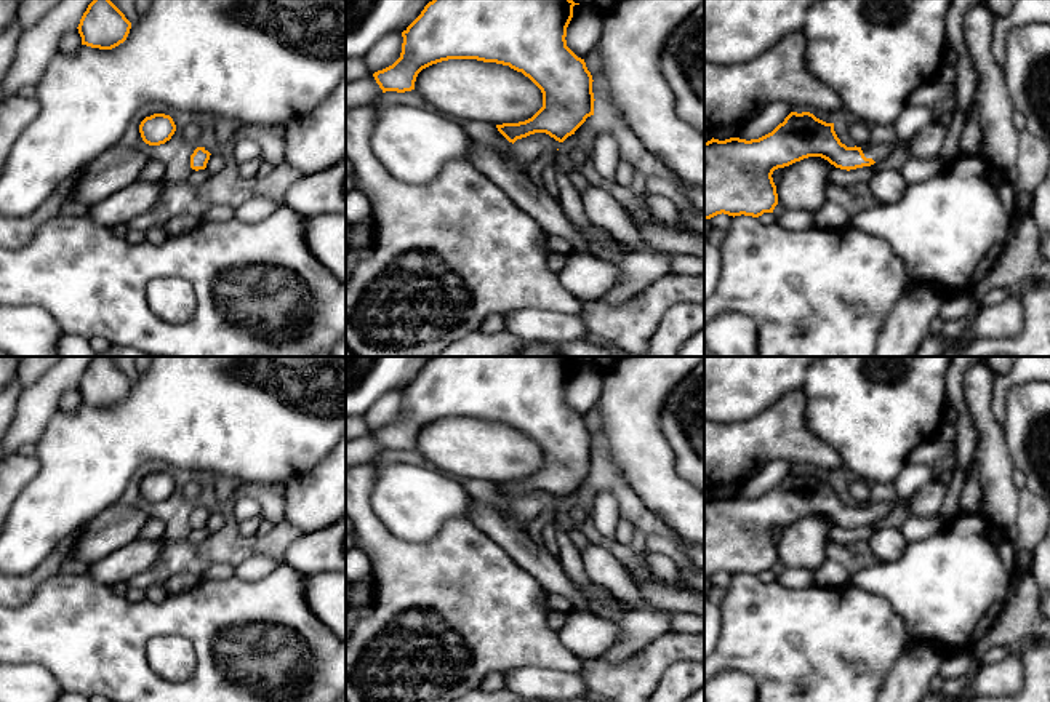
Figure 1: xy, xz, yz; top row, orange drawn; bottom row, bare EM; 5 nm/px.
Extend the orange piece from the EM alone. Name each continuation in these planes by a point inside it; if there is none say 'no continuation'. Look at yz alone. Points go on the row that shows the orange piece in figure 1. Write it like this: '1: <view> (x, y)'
1: yz (876, 152)

